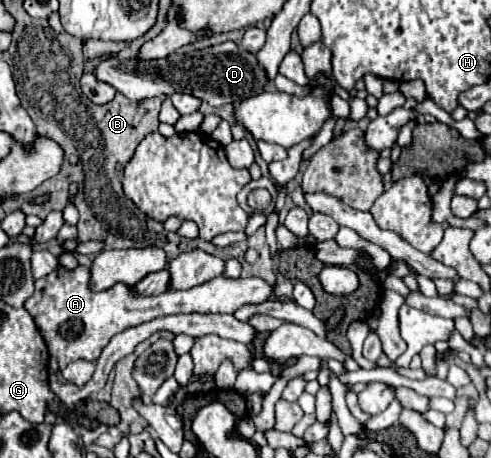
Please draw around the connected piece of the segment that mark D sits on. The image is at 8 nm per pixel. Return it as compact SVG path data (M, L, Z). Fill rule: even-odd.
M223 42L217 46L195 50L189 56L171 54L167 58L149 60L149 62L143 62L137 58L131 58L131 60L109 58L97 66L95 76L111 84L117 92L125 94L133 102L161 96L161 94L171 96L173 92L187 94L187 84L189 84L191 94L199 100L209 102L211 106L223 106L223 104L235 104L235 102L247 100L251 96L257 96L259 92L265 92L269 84L267 74L263 72L263 66L255 60L255 54L243 50L235 42Z

